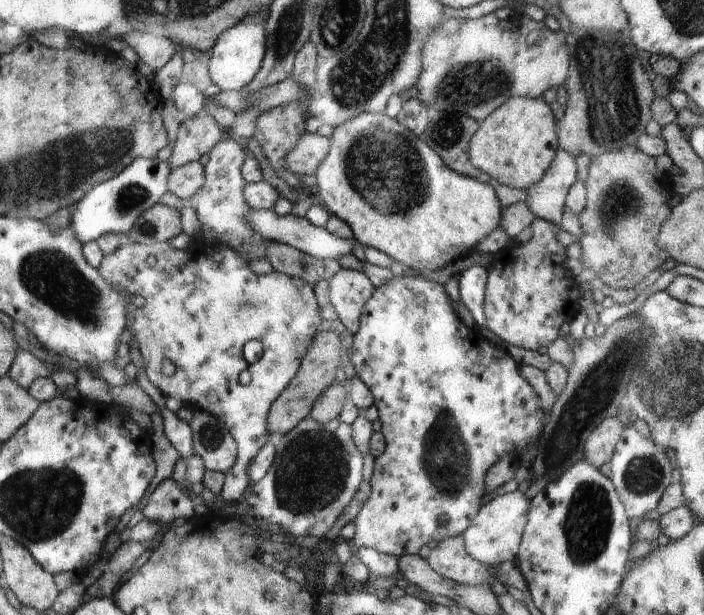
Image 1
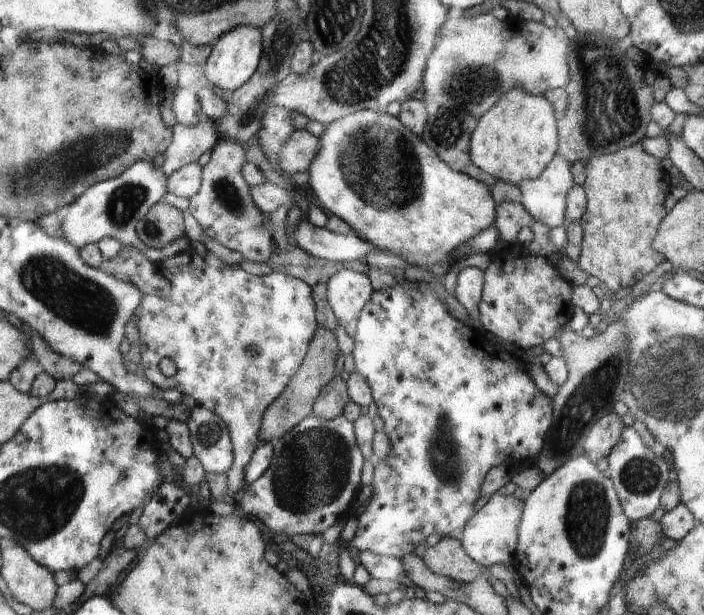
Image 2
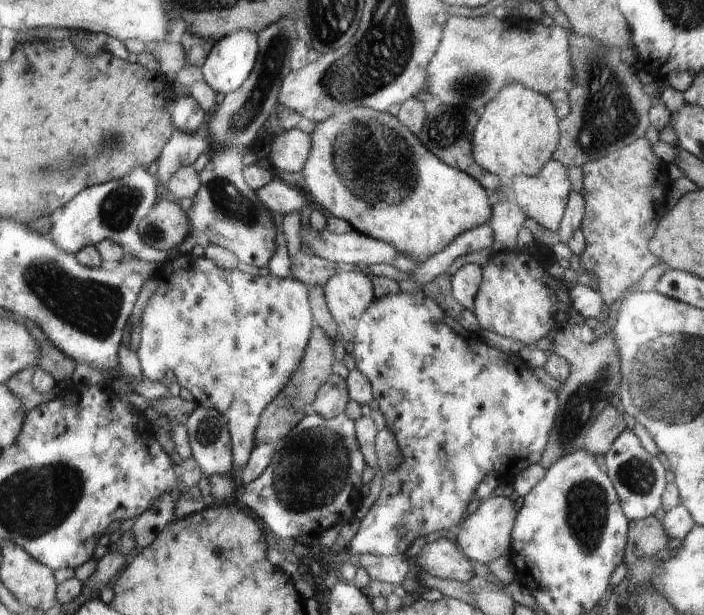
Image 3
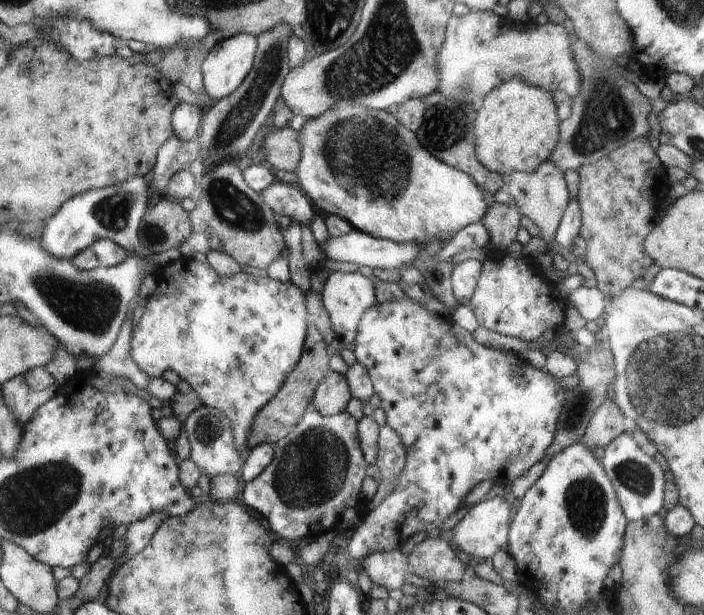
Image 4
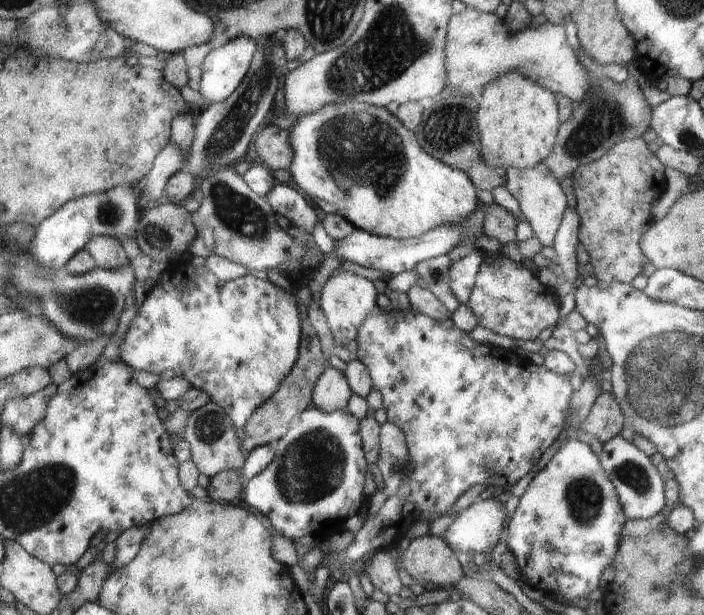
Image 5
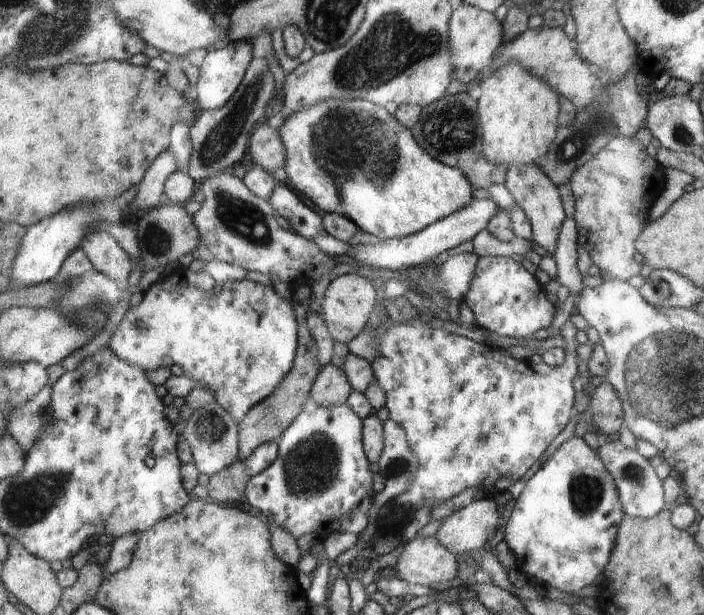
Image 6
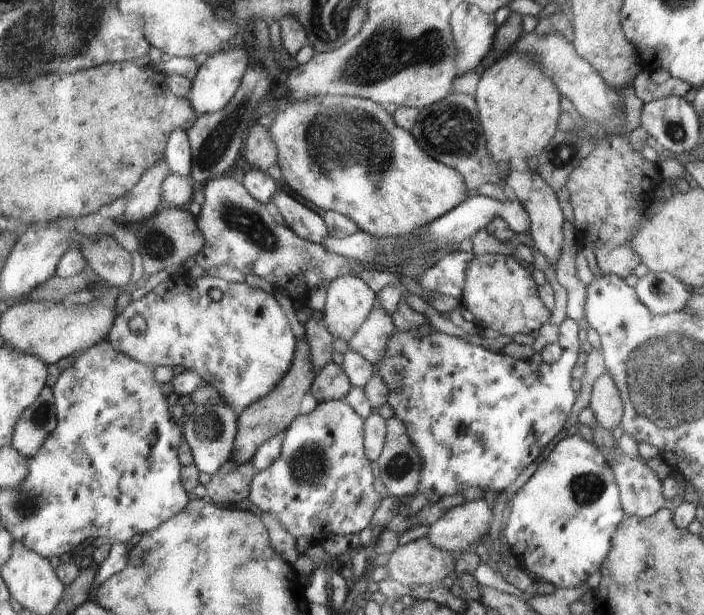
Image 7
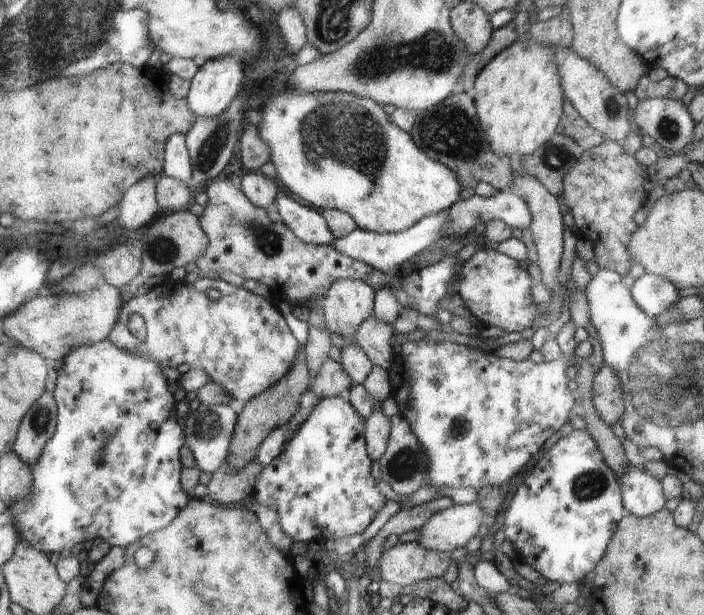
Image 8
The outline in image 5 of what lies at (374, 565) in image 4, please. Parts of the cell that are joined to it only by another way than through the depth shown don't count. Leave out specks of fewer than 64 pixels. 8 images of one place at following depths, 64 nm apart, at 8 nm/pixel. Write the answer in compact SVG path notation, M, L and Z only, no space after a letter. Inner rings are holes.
M382 549L366 562L366 574L368 574L372 584L378 590L382 590L392 596L399 594L402 588L402 580L398 575L398 566L395 563L395 551Z

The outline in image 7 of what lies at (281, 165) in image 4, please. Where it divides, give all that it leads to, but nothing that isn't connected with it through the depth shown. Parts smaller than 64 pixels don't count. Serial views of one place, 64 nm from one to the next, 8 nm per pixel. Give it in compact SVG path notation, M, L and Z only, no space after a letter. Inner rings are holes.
M256 122L250 127L244 148L244 158L253 169L266 171L270 166L278 164L278 150L272 134Z

